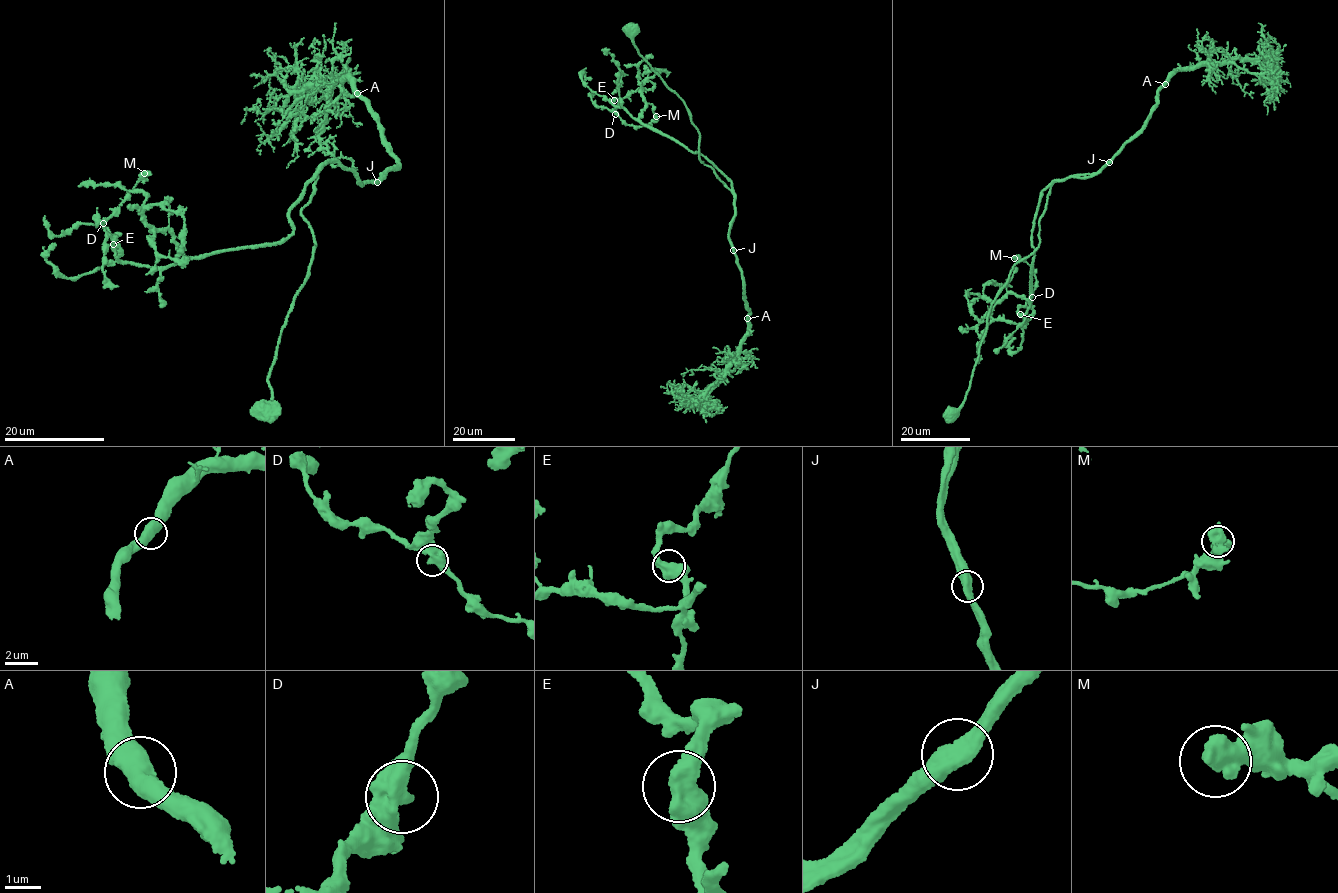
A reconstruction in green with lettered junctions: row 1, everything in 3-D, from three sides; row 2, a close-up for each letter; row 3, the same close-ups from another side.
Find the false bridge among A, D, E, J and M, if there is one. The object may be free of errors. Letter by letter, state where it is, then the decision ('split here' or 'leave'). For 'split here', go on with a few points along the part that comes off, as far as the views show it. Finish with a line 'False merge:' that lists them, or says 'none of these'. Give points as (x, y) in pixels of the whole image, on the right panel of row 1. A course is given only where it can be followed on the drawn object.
A: (1165, 84) | leave
D: (1032, 297) | leave
E: (1020, 314) | leave
J: (1109, 162) | leave
M: (1014, 258) | leave
False merge: none of these

